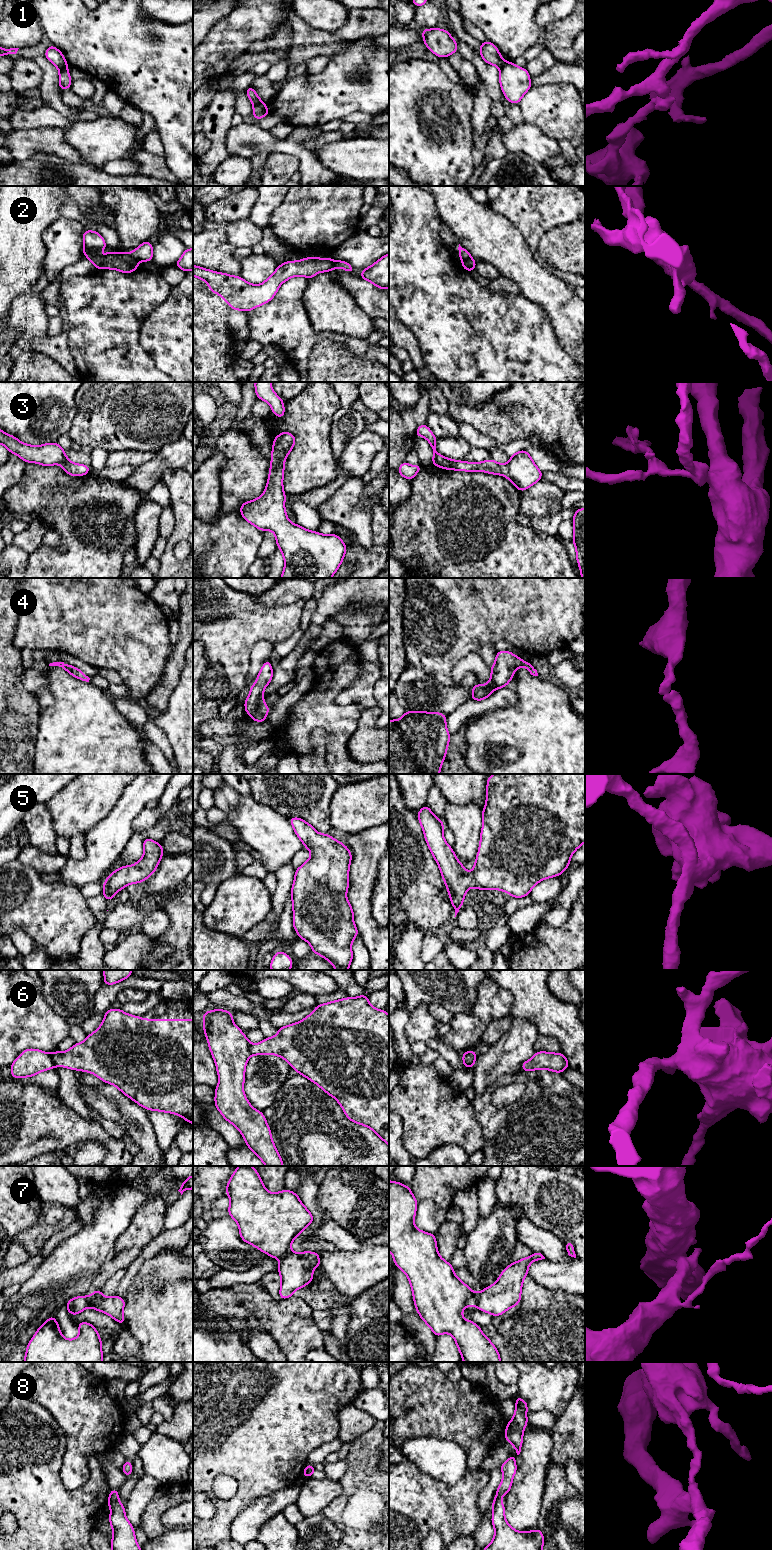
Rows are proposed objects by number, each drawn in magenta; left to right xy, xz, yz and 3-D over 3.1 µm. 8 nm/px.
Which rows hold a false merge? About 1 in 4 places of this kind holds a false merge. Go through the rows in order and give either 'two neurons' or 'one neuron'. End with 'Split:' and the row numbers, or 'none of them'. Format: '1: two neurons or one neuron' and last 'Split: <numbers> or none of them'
1: two neurons
2: two neurons
3: one neuron
4: one neuron
5: one neuron
6: two neurons
7: two neurons
8: two neurons
Split: 1, 2, 6, 7, 8

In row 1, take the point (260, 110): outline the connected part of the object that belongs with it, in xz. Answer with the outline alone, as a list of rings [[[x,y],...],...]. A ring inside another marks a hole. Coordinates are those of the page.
[[[260,102],[253,107],[253,116],[255,120],[259,120],[268,115],[269,111],[266,103]]]

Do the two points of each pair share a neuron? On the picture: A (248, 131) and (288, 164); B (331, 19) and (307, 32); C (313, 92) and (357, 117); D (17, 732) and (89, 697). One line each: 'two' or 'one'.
A: two
B: two
C: two
D: two

